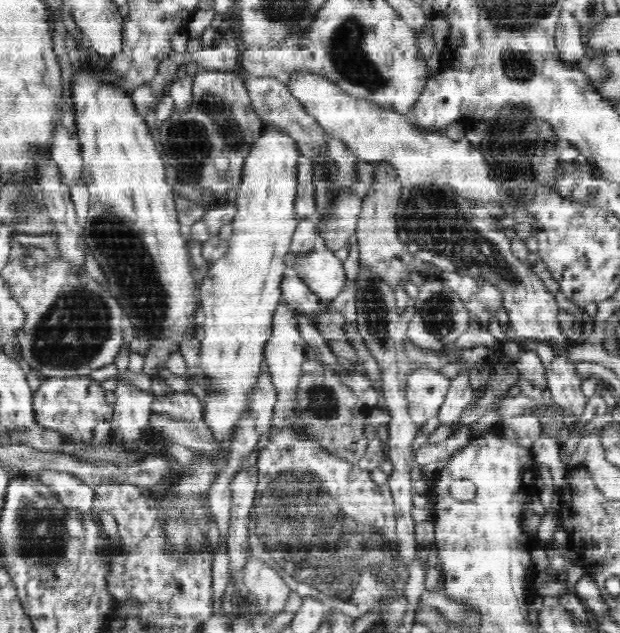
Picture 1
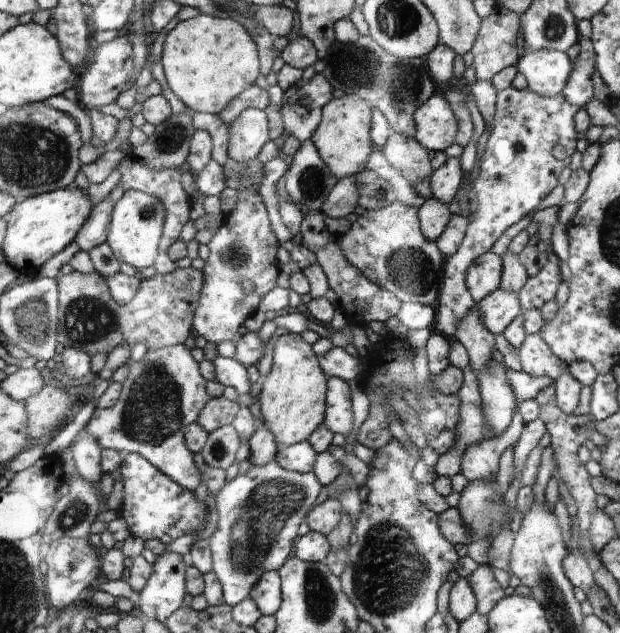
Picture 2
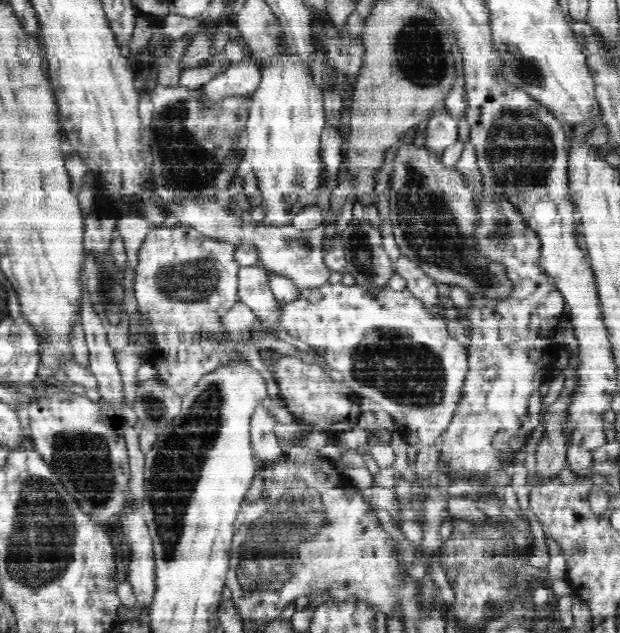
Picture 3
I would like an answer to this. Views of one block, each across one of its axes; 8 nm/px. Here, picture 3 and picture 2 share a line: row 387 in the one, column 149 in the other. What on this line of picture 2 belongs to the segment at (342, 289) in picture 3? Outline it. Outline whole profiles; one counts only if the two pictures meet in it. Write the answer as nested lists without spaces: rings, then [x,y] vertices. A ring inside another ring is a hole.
[[[178,345],[150,348],[143,360],[128,364],[130,372],[123,383],[123,393],[118,404],[109,409],[98,407],[85,428],[86,432],[102,446],[103,450],[114,449],[125,455],[142,454],[150,464],[155,465],[173,481],[177,481],[182,488],[194,492],[203,478],[192,450],[185,443],[185,428],[200,418],[200,410],[205,408],[210,400],[206,392],[207,380],[200,374],[198,362],[192,358],[192,352],[186,346]]]

